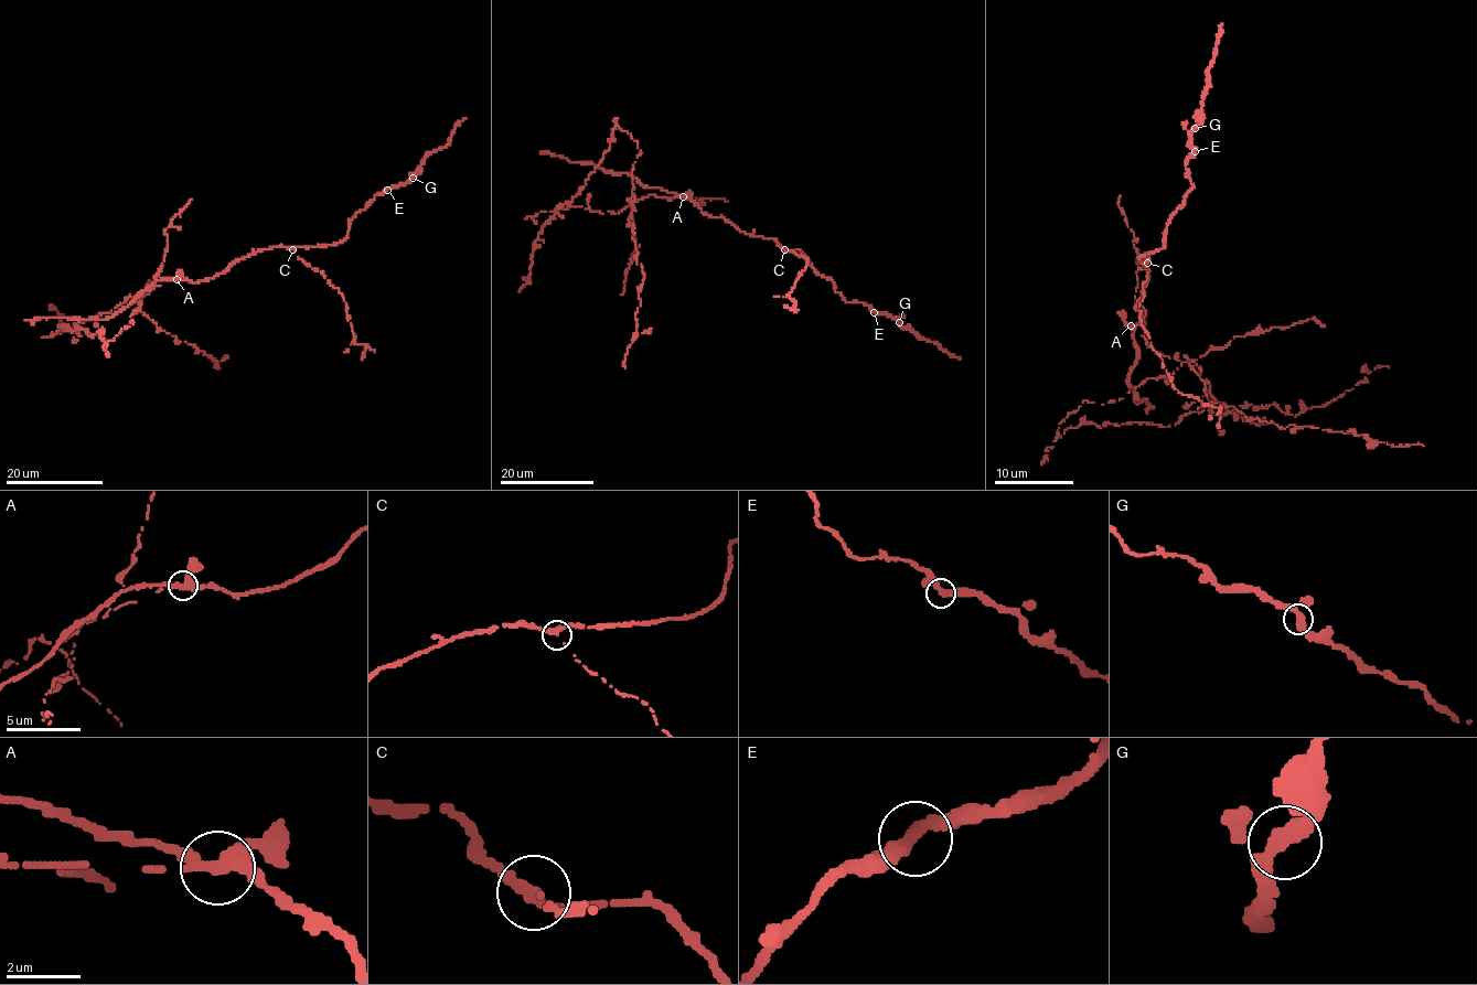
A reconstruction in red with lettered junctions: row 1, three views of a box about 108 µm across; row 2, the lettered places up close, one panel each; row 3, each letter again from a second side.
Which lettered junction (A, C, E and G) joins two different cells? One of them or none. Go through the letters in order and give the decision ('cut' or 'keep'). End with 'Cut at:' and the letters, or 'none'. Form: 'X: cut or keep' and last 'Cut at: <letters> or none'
A: cut
C: keep
E: keep
G: keep
Cut at: A

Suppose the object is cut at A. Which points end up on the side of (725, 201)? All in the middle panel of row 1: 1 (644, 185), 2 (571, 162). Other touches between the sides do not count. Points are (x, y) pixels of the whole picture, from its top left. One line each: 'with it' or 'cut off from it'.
1: cut off from it
2: cut off from it

